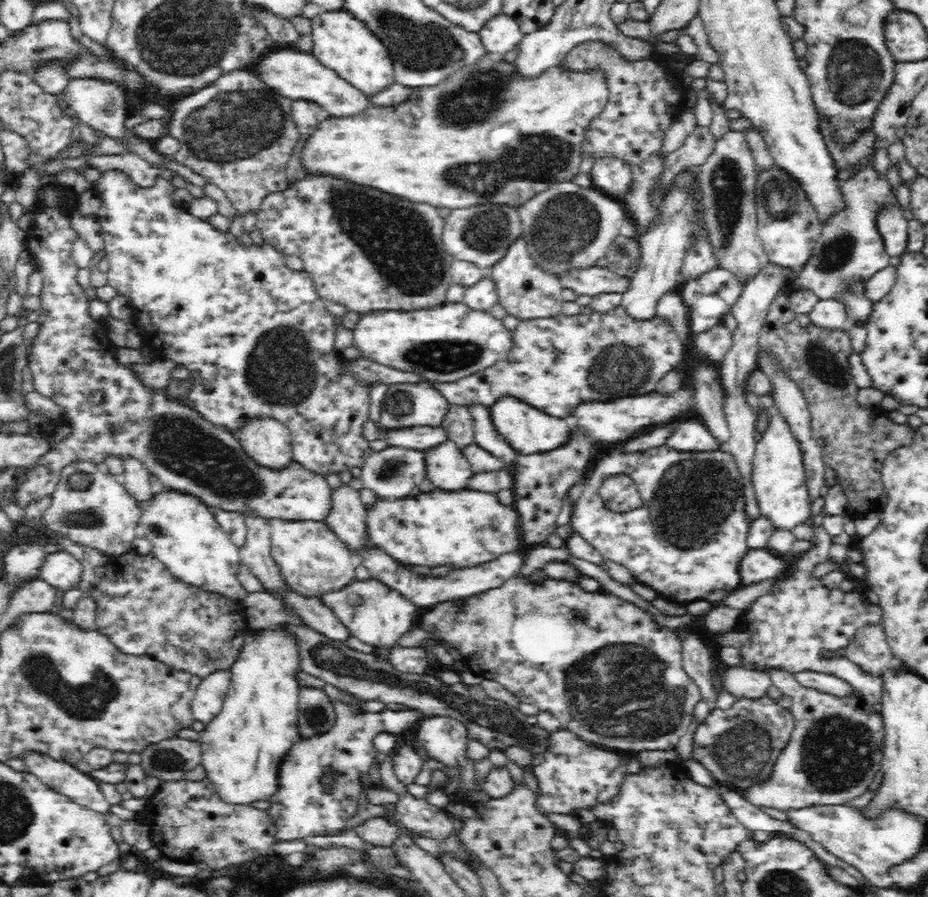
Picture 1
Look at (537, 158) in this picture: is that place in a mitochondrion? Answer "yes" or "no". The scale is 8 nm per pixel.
yes

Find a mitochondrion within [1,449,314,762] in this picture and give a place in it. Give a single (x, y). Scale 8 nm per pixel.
(86, 700)

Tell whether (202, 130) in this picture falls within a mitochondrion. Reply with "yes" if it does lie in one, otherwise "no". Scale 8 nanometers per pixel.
yes

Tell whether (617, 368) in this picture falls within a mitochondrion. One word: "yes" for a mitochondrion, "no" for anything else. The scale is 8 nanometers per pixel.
yes

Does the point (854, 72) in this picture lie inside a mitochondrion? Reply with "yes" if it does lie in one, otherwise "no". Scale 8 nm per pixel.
yes

